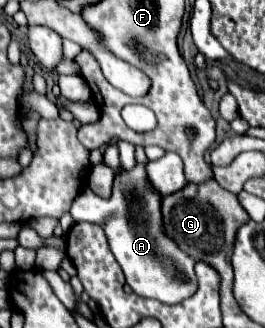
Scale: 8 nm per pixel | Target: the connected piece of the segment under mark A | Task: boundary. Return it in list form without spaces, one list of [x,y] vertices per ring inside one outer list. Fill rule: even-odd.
[[[136,145],[136,159],[138,165],[132,171],[124,171],[116,177],[110,199],[102,199],[84,187],[78,199],[74,199],[70,215],[74,221],[92,221],[104,227],[108,233],[110,249],[126,275],[126,283],[136,295],[152,297],[162,303],[178,303],[196,291],[194,261],[188,259],[188,255],[184,255],[176,243],[164,235],[162,195],[151,185],[147,175],[144,175],[144,163],[148,159],[144,155],[144,147],[140,145]],[[132,200],[139,200],[140,211],[132,210]]]

